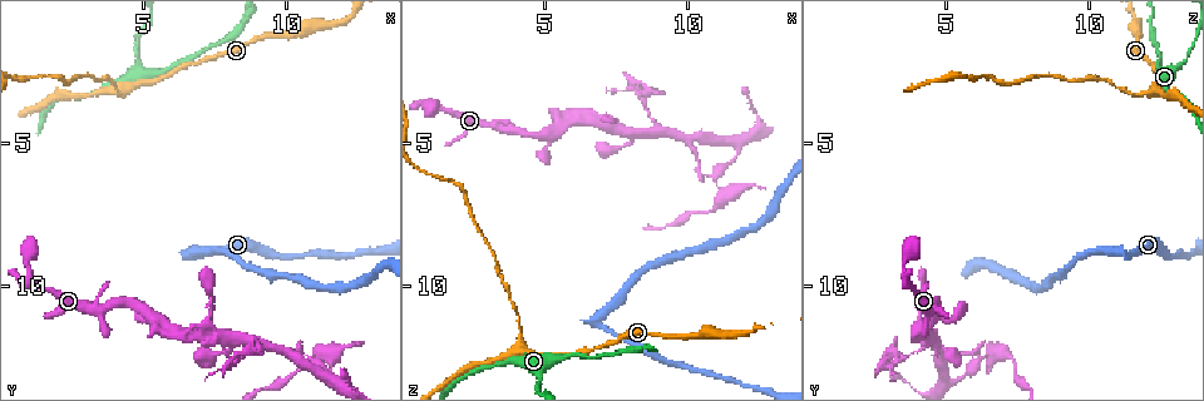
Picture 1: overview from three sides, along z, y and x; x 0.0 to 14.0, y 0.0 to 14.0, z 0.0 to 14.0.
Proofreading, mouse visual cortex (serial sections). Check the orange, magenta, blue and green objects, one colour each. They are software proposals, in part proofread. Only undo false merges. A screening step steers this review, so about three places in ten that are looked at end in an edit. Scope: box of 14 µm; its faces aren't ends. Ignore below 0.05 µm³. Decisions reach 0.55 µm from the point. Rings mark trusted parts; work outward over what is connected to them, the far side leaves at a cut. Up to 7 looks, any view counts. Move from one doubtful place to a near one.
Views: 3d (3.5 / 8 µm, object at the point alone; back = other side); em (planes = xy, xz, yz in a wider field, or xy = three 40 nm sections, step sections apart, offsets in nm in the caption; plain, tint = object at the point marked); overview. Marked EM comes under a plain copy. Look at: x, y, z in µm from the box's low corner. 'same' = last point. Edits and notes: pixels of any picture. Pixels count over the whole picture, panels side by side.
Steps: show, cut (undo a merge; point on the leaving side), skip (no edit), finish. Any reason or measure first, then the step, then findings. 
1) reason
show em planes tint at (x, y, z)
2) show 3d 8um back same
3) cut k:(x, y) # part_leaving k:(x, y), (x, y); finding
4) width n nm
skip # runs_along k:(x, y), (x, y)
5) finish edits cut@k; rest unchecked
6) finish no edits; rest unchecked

abrupt turn
show 3d 3.5um at (6.9, 8.8, 11.2)

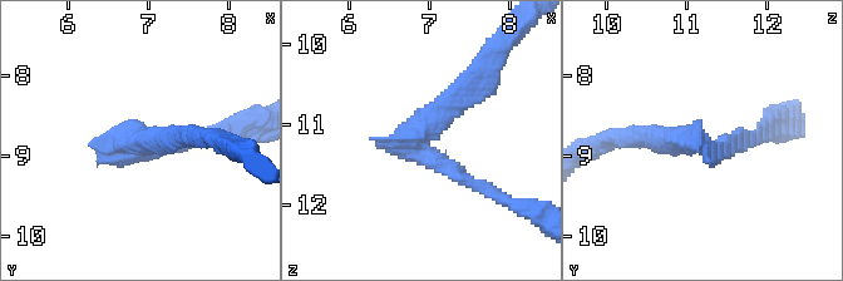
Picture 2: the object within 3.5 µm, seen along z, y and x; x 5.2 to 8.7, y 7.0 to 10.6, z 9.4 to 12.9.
arm_widths 200, 300 nm
show em planes tint at (6.75, 8.90, 11.30)

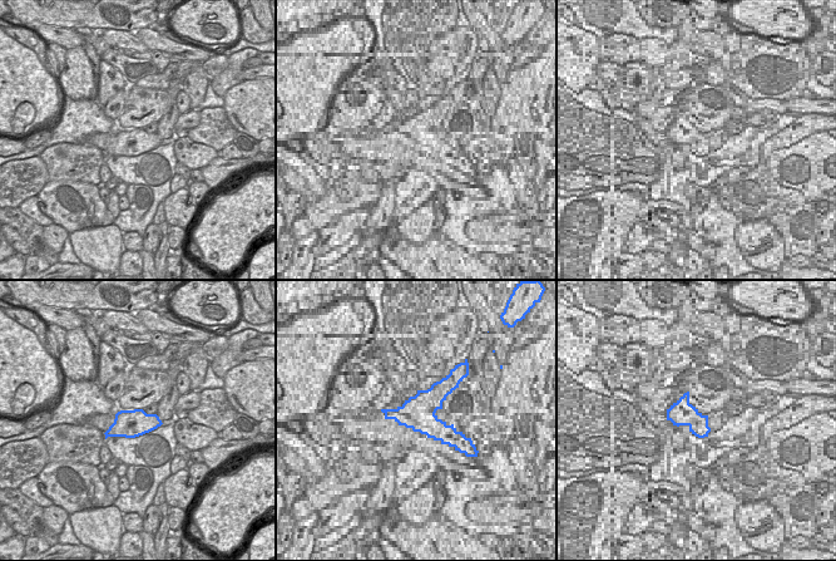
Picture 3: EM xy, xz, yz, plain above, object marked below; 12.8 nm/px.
cut 2:(156, 131) # part_leaving 2:(413, 138), (482, 74), (497, 49); a second cell is stuck on

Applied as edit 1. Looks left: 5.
redraw
show overview

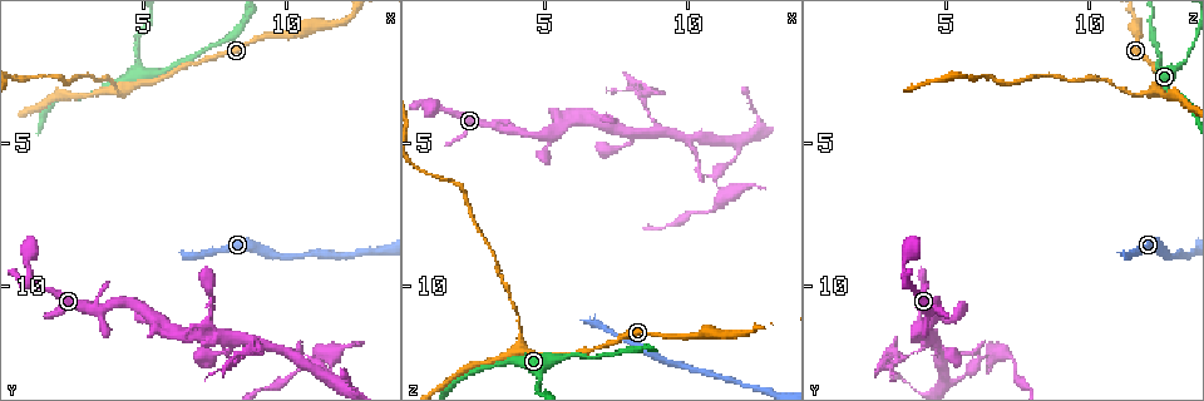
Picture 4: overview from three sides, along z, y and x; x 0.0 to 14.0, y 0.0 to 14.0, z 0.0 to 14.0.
branch point
show 3d 3.5um at (4.3, 3.2, 12.3)

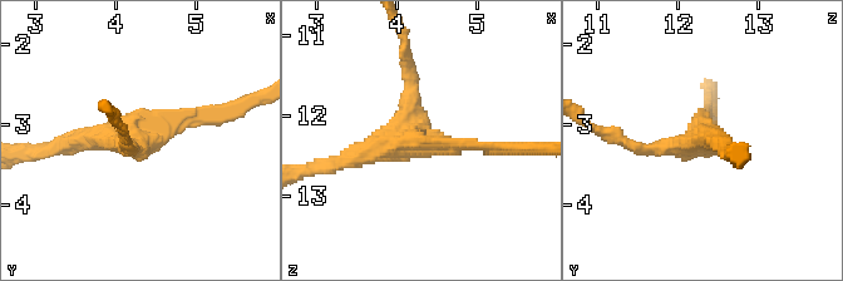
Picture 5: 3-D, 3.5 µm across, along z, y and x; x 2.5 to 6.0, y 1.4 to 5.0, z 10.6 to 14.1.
show em planes tint at (4.25, 3.25, 12.25)

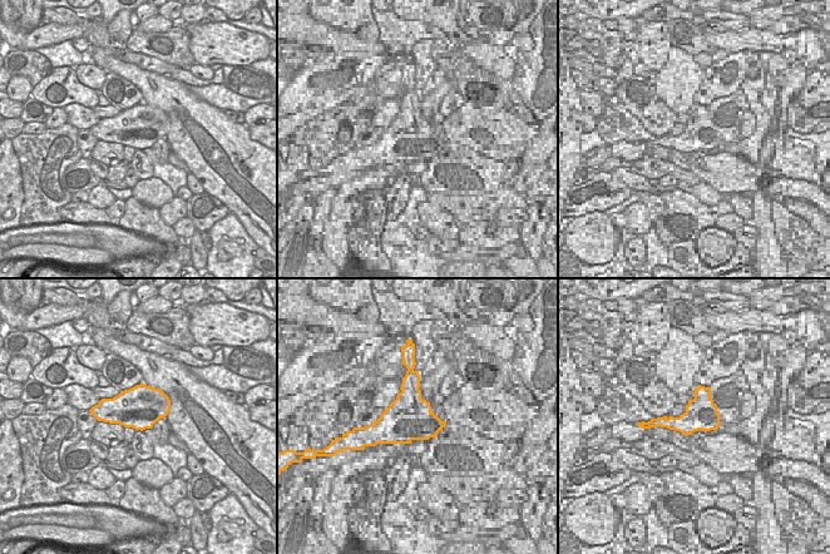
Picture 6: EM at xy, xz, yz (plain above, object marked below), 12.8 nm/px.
width 550 nm
skip # runs_along 5:(491, 147), (417, 133), (405, 53); one cell here

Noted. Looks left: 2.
calibre changes
show 3d 3.5um at (6.2, 11.7, 4.0)

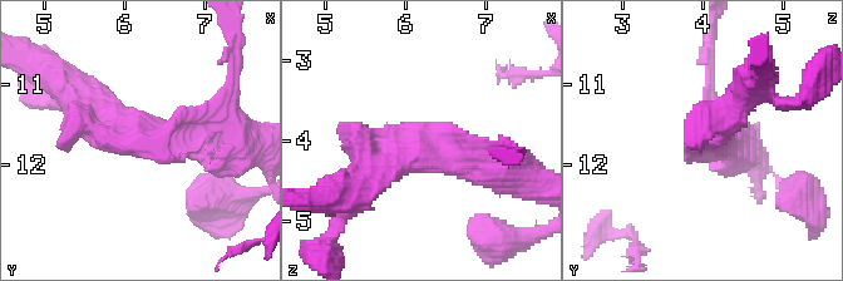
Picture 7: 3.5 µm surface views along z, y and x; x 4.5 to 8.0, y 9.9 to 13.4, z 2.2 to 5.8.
arm_widths 350, 350 nm; need the tissue
show em planes tint at (6.25, 11.70, 4.00)

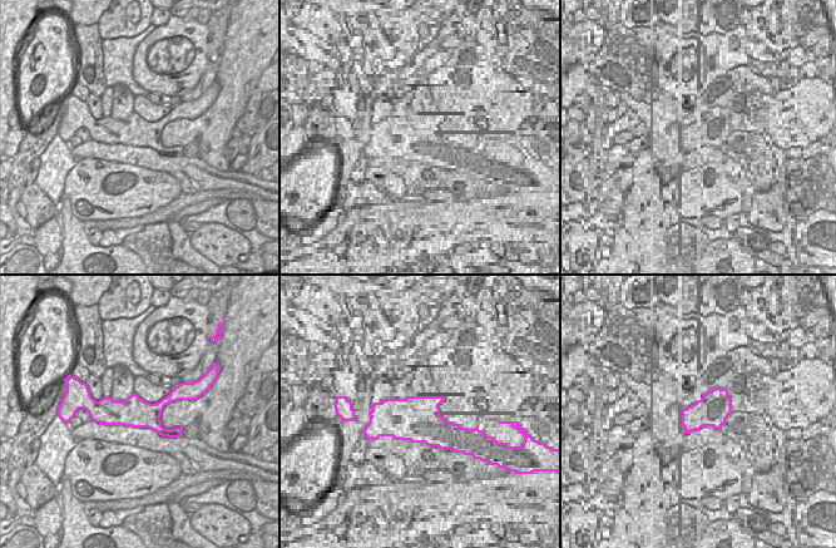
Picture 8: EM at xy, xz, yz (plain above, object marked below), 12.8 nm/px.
skip # runs_along 7:(92, 100), (172, 154); continuous, no second cell

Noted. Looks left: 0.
finish edits cut@2; rest unchecked

